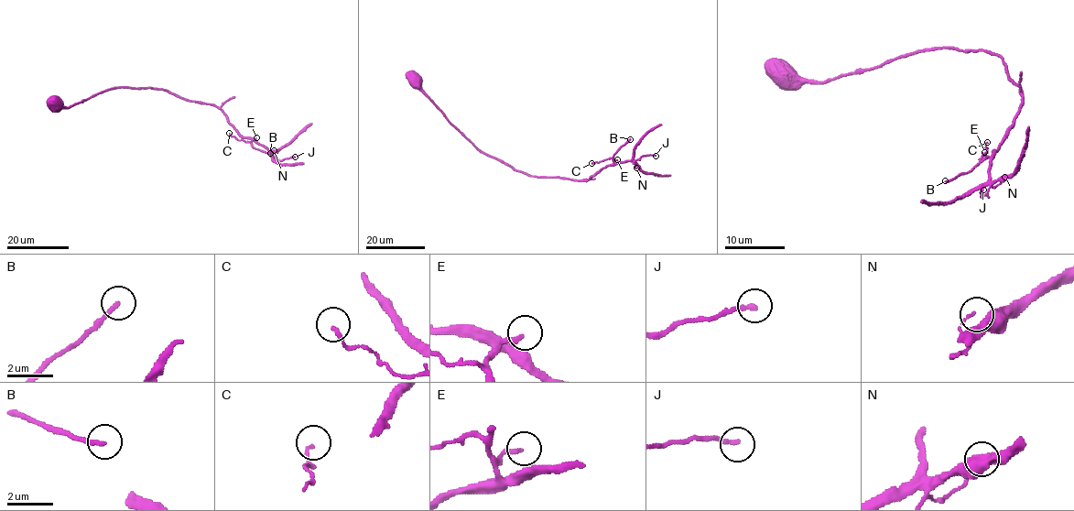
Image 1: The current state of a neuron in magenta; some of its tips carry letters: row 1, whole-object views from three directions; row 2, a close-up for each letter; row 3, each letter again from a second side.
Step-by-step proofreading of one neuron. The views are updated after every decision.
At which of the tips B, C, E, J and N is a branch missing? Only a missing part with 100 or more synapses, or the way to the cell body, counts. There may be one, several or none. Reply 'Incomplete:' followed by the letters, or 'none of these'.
Incomplete: none of these

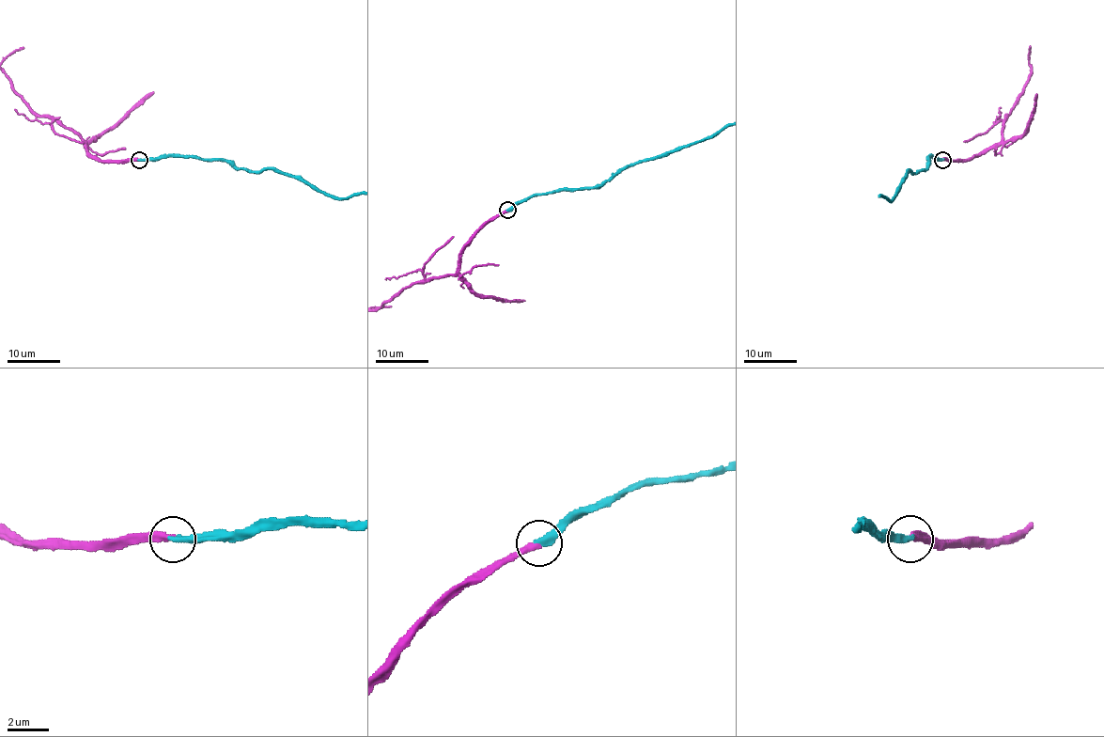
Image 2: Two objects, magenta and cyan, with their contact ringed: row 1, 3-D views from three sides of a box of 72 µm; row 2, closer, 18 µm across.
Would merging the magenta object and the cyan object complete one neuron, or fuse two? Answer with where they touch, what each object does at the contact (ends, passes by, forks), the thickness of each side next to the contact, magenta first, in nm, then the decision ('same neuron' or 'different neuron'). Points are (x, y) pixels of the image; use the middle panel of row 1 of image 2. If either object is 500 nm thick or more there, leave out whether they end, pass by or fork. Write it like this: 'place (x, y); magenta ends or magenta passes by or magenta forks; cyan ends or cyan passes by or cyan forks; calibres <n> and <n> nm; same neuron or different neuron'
place (507, 210); magenta ends; cyan ends; calibres 320 and 340 nm; same neuron

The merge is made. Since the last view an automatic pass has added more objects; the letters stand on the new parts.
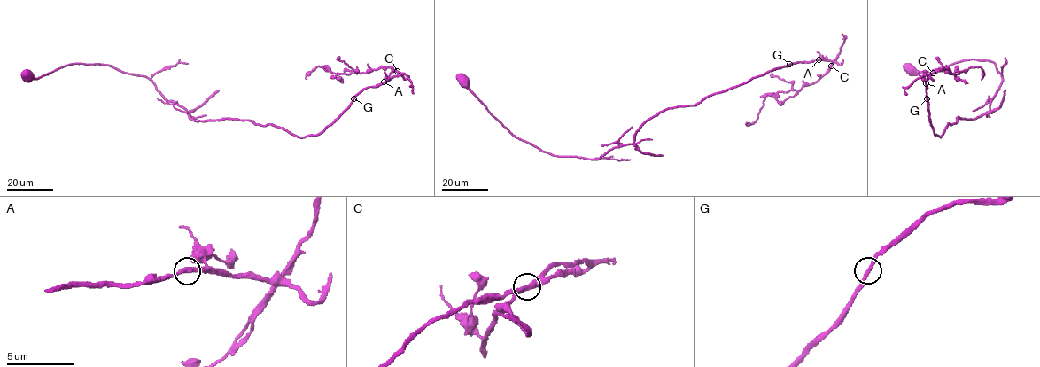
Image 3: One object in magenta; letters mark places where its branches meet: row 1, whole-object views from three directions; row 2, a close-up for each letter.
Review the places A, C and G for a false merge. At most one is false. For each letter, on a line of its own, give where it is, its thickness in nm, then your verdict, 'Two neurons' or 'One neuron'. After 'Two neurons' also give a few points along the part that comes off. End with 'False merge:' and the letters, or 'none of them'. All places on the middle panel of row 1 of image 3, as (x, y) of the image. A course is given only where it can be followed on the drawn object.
A: Place: (818, 59). Thickness 360 nm. One neuron
C: Place: (831, 66). Thickness 400 nm. One neuron
G: Place: (789, 64). Thickness 320 nm. One neuron
False merge: none of them

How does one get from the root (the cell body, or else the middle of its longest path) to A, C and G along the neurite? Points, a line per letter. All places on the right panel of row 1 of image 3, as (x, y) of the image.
A: (910, 69), (989, 60), (1003, 81), (989, 111), (958, 117), (940, 136), (931, 125), (926, 83)
C: (910, 69), (989, 60), (1003, 81), (989, 111), (958, 117), (940, 136), (931, 125), (927, 96), (933, 73)
G: (910, 69), (978, 59), (1001, 74), (989, 111), (958, 117), (941, 136), (927, 98)

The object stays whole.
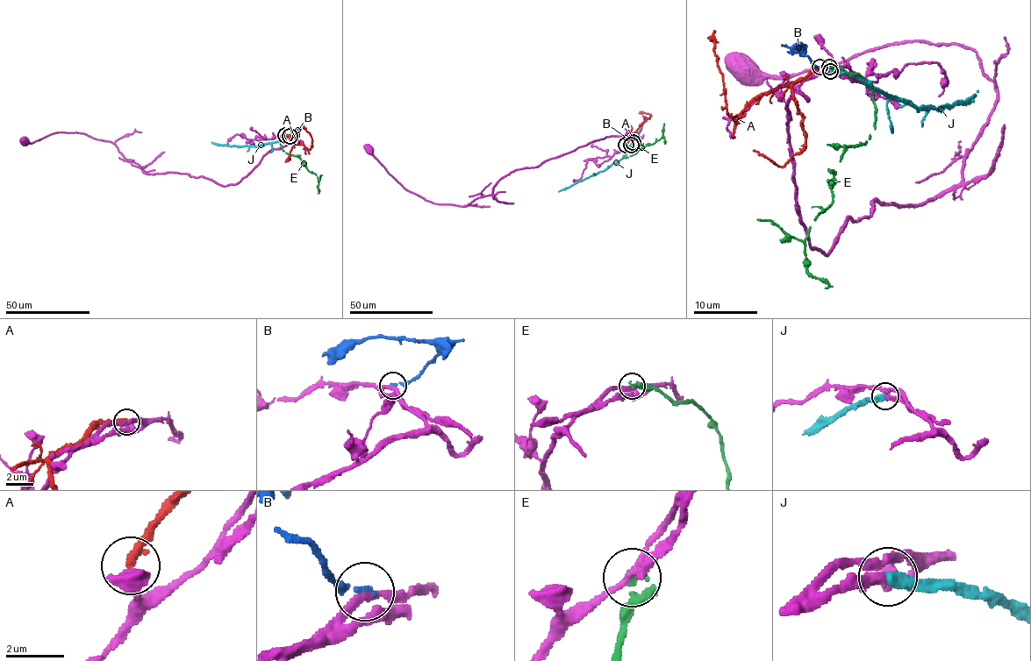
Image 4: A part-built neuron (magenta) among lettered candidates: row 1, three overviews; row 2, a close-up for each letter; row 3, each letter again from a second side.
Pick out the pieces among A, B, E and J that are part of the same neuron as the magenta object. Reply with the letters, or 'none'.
J

